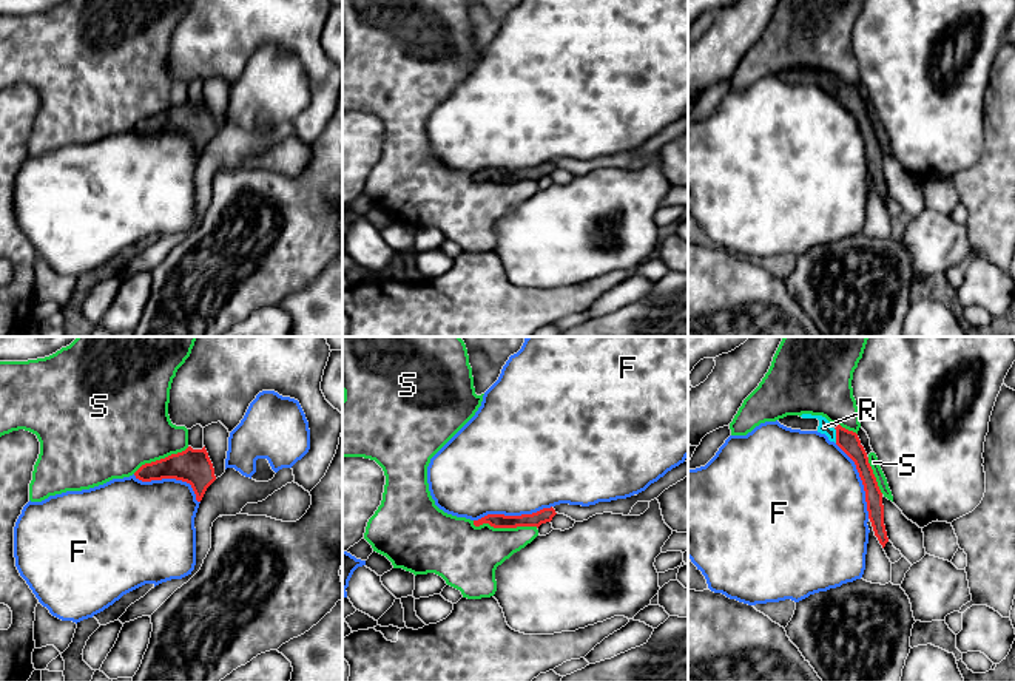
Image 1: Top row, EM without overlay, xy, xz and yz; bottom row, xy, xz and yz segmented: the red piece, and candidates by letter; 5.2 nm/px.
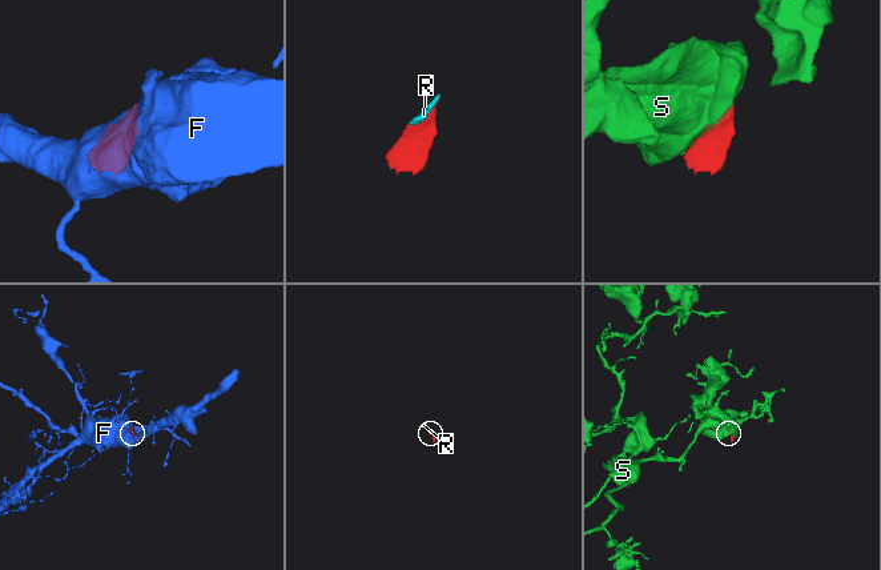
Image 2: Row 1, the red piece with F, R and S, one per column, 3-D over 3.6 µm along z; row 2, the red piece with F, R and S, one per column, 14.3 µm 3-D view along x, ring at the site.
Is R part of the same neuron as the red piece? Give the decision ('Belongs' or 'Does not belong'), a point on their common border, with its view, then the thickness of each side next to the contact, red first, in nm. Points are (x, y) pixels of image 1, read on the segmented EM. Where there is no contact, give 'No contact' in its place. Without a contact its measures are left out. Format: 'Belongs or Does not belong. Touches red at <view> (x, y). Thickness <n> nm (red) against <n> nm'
Belongs. Touches red at yz (836, 436). Thickness 110 nm (red) against 70 nm

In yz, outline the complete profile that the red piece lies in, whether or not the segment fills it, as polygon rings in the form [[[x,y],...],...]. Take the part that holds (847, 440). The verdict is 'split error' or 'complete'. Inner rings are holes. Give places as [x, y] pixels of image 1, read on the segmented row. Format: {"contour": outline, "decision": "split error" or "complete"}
{"contour": [[[787,415],[777,422],[791,429],[818,431],[825,434],[830,442],[835,442],[855,462],[865,491],[868,519],[872,522],[875,536],[884,548],[889,537],[884,525],[882,493],[878,486],[867,452],[861,445],[858,434],[842,428],[841,425],[833,428],[831,423],[822,415]]], "decision": "split error"}

